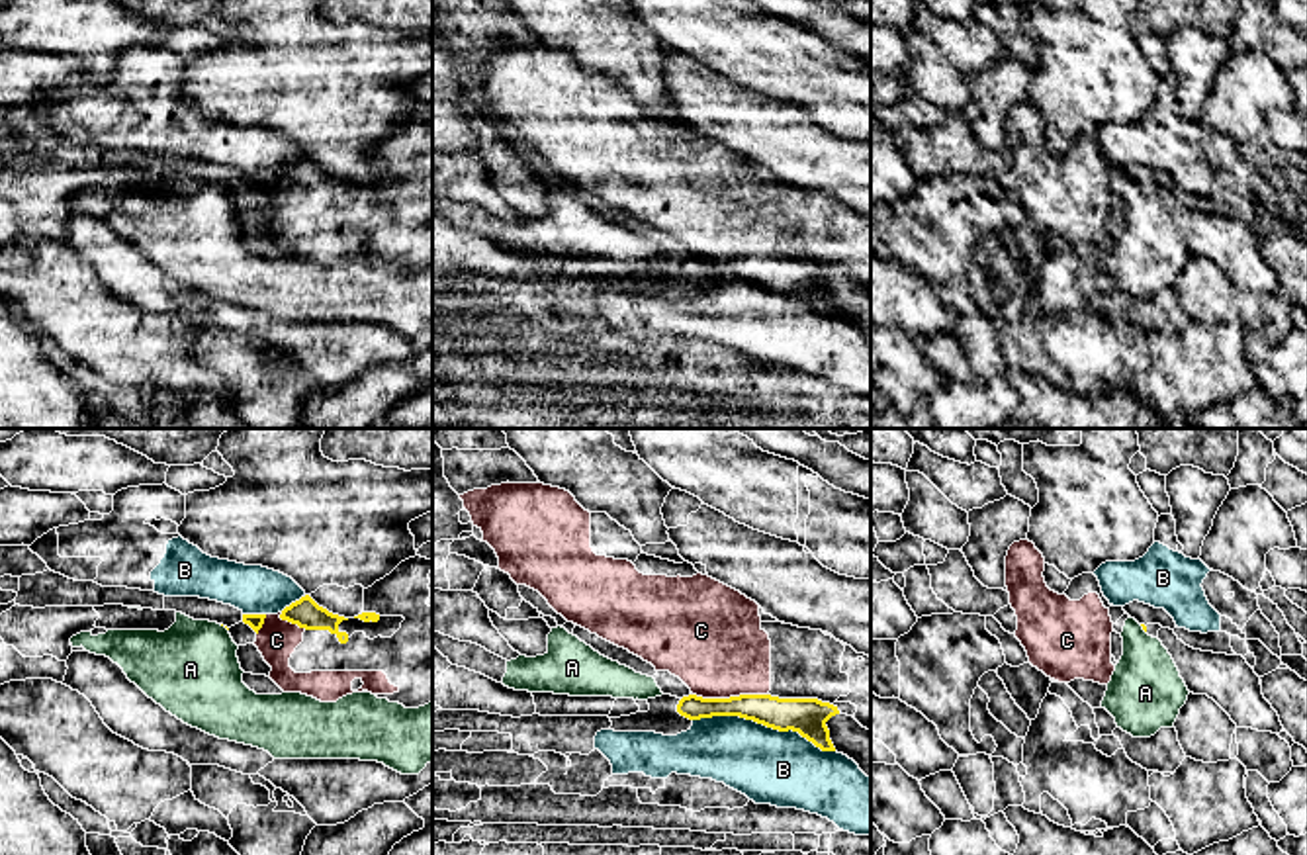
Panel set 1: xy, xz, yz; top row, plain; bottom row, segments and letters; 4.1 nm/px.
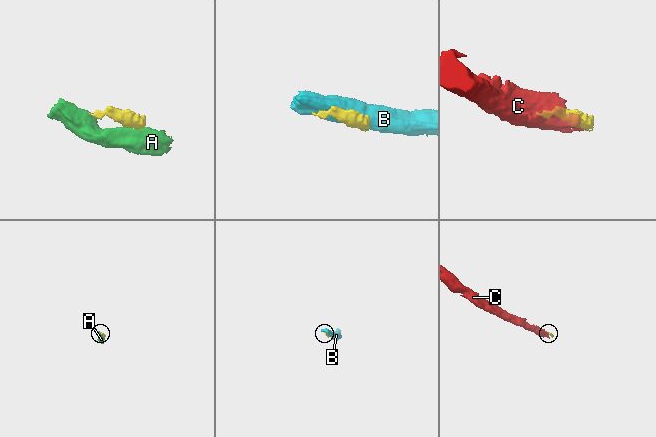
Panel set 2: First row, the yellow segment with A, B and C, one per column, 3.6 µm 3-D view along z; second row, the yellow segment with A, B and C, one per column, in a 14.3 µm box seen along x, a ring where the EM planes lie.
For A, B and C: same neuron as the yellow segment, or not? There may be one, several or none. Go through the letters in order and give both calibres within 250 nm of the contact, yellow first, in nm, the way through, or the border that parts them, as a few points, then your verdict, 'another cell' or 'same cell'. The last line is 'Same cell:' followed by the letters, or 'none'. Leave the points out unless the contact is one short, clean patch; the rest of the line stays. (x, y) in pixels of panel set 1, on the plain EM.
A: 20 nm thick on the yellow side, 300 nm on the other; border along yz (1139, 186), (1145, 194); another cell
B: 150 nm thick on the yellow side, 300 nm on the other; another cell
C: 140 nm thick on the yellow side, 420 nm on the other; runs through xz (783, 276), (748, 259), (730, 259), (728, 229), (713, 202); same cell
Same cell: C

